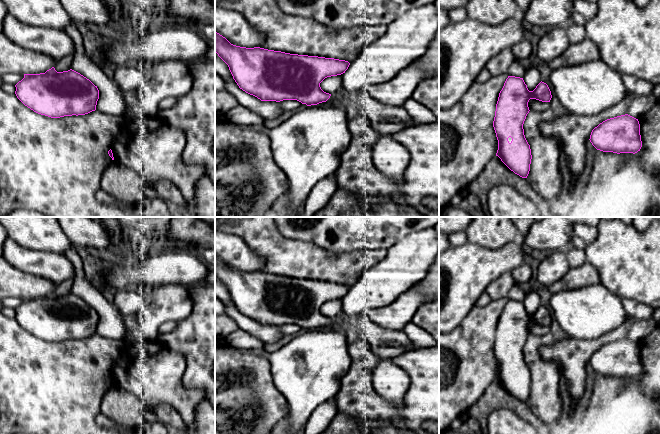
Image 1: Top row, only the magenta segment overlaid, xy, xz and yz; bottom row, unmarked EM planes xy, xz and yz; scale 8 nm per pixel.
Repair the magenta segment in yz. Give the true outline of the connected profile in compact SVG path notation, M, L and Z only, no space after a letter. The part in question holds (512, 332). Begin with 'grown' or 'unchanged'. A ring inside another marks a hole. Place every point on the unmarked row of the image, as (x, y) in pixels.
unchanged; M508 300L499 317L493 345L493 351L498 364L496 380L498 380L511 395L522 402L527 402L532 383L530 369L525 362L523 353L524 345L530 335L528 326L530 323L550 326L551 322L551 315L546 307L541 305L533 315L529 315L523 302L515 300Z

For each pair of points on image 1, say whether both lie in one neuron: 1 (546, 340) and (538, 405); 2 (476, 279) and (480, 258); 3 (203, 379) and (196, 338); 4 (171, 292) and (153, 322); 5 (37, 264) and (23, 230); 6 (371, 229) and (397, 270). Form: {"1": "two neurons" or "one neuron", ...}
{"1": "one neuron", "2": "one neuron", "3": "one neuron", "4": "one neuron", "5": "two neurons", "6": "two neurons"}

